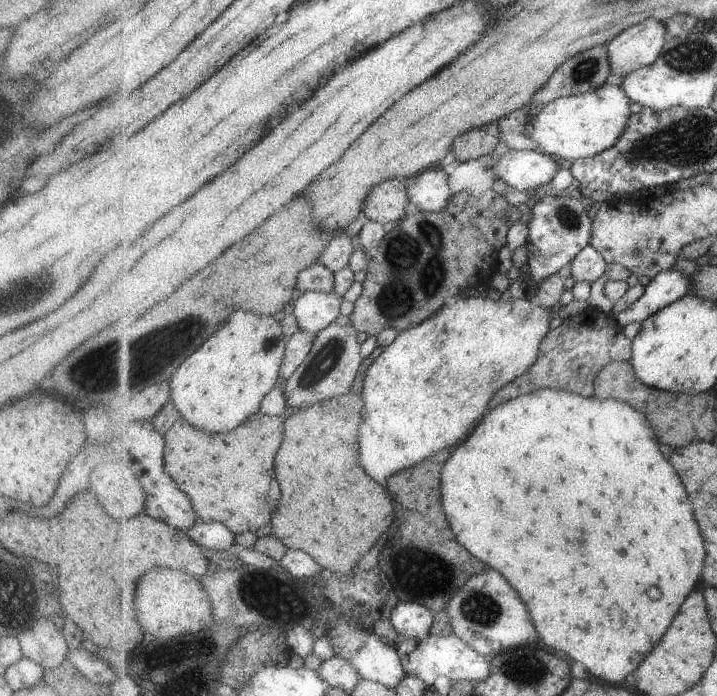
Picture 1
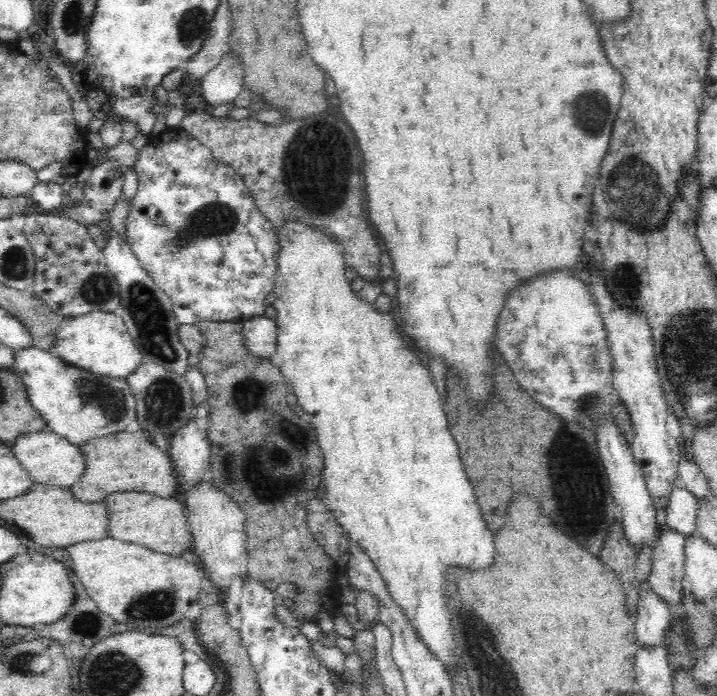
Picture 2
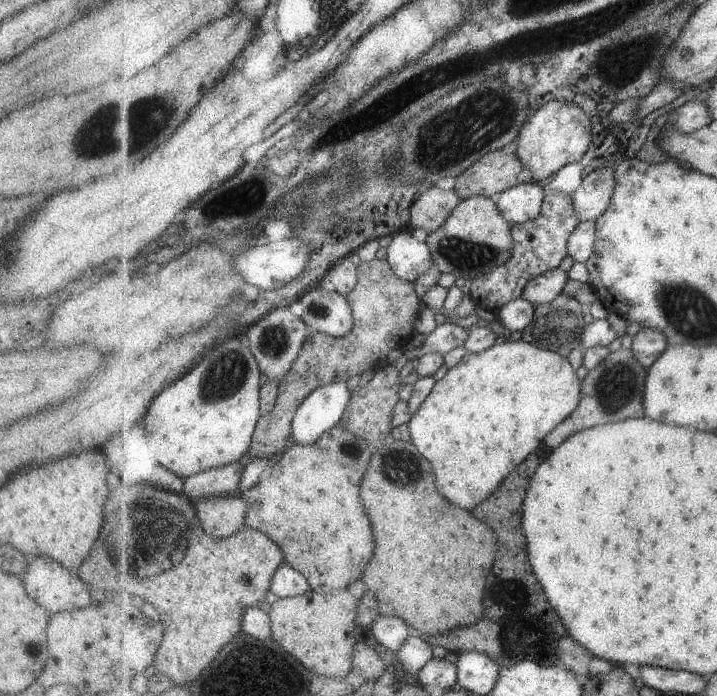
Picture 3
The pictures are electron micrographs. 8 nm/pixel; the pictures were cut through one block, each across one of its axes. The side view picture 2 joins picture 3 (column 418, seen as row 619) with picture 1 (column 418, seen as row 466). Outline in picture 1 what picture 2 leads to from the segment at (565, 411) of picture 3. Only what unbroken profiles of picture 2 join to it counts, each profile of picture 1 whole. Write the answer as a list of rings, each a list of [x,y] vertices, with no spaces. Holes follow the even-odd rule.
[[[464,296],[456,303],[448,302],[439,312],[430,316],[421,324],[401,332],[395,342],[383,349],[383,352],[374,359],[374,362],[367,369],[364,388],[361,393],[366,402],[365,410],[362,410],[361,425],[361,460],[363,460],[363,468],[367,468],[367,472],[371,476],[375,476],[375,480],[379,480],[383,486],[387,486],[387,478],[391,474],[411,468],[431,455],[438,453],[439,450],[449,448],[449,446],[458,446],[463,442],[469,436],[469,432],[473,430],[473,426],[477,424],[477,420],[481,420],[490,410],[489,404],[495,393],[510,382],[518,379],[521,375],[524,375],[538,361],[542,342],[551,330],[552,316],[551,309],[536,307],[529,299],[504,301],[502,299],[491,300],[475,296]]]

